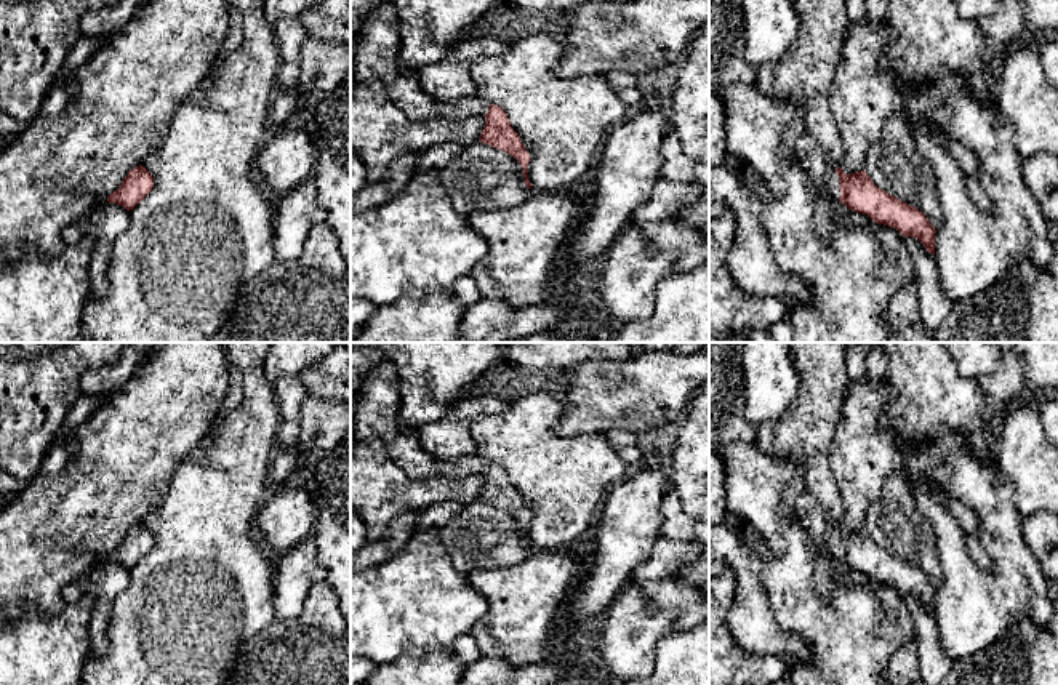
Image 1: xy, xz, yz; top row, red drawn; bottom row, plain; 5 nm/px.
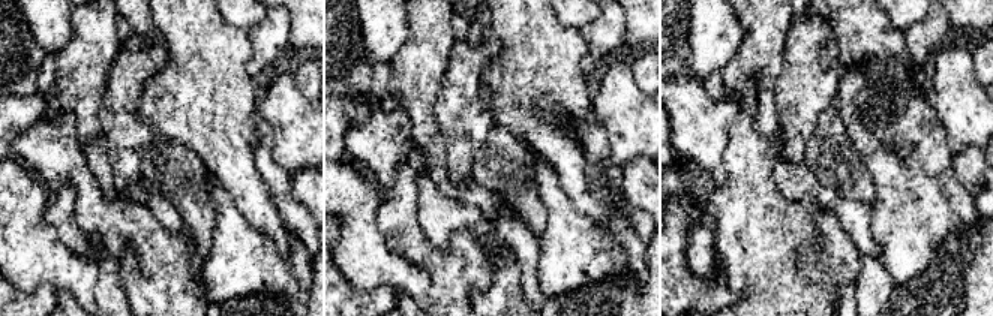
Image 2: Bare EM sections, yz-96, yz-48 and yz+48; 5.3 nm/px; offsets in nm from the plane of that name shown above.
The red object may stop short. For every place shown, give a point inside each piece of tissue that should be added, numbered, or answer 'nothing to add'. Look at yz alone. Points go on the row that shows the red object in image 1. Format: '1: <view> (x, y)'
1: yz (804, 76)

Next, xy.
nothing to add

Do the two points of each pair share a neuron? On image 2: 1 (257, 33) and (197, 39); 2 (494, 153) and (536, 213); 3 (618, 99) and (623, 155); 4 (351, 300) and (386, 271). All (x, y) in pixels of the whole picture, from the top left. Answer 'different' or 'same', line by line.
1: different
2: same
3: same
4: different

